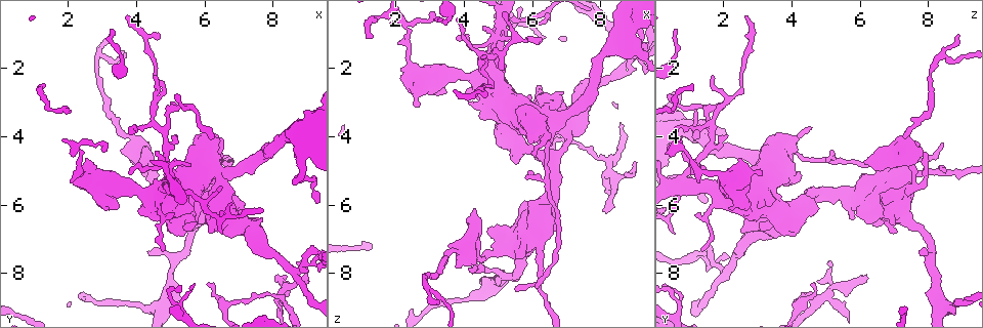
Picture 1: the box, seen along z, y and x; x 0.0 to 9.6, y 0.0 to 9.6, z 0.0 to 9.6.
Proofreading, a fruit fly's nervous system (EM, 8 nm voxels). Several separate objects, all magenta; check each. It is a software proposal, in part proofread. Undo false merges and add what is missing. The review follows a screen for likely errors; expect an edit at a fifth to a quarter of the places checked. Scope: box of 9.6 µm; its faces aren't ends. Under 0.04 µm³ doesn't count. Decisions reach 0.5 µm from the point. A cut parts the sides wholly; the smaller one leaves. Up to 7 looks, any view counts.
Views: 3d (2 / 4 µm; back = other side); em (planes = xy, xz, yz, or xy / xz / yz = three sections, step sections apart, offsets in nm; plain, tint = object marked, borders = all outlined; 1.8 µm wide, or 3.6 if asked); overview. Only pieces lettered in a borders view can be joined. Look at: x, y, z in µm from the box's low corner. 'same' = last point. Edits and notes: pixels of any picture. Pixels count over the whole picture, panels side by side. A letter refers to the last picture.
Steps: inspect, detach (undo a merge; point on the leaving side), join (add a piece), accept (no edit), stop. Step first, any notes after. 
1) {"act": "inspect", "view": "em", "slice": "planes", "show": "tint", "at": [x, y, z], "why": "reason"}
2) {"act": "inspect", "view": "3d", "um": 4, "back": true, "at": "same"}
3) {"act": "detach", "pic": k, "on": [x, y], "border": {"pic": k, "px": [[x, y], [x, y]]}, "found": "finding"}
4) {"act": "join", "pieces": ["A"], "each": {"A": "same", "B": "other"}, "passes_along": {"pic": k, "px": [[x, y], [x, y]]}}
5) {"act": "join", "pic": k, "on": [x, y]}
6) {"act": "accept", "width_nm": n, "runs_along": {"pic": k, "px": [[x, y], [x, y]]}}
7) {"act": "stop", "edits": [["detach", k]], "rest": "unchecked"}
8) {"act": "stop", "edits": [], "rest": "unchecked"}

{"act": "inspect", "view": "3d", "um": 2, "back": true, "at": [5.10, 5.45, 0.60], "why": "thin arm on a thick one"}

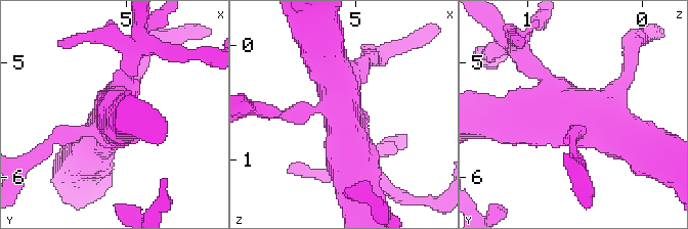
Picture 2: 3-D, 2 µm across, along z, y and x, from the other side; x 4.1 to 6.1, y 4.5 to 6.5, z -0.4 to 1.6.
{"act": "inspect", "view": "em", "slice": "planes", "show": "borders", "at": [5.10, 5.46, 0.58], "why": "now the EM"}

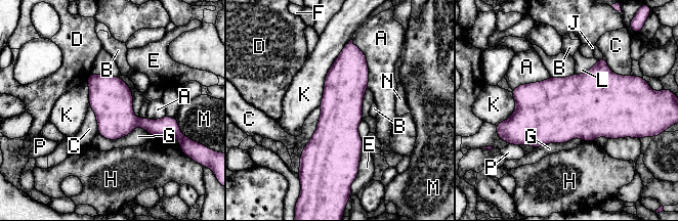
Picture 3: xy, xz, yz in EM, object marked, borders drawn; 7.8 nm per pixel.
{"act": "accept", "each": {"A": "other", "B": "other", "C": "other", "D": "other", "E": "other", "F": "other", "G": "other", "H": "other", "J": "other", "K": "other", "L": "other", "M": "other", "N": "other", "P": "other"}, "border": {"pic": 3, "px": [[320, 107], [318, 127], [299, 157]]}, "found": "one cell here"}

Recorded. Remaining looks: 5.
{"act": "inspect", "view": "em", "slice": "xz", "step": 8, "show": "tint", "at": [4.35, 4.80, 6.15], "why": "branch stops here"}

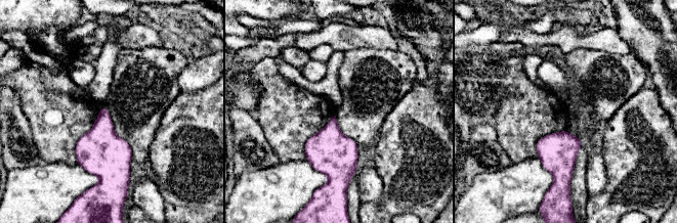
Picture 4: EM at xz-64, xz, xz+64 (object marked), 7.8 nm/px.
{"act": "inspect", "view": "em", "slice": "planes", "show": "borders", "at": "same", "why": "another direction"}

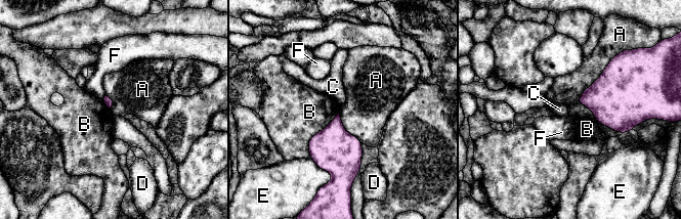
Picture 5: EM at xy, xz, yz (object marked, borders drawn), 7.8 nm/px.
{"act": "accept", "longest_contact_nm": ["A", 550], "each": {"A": "other", "B": "other", "C": "other", "D": "other", "E": "other", "F": "other"}, "border": {"pic": 5, "px": [[618, 53], [578, 100], [594, 119]]}, "found": "no lettered piece goes on from it"}

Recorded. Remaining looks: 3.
{"act": "inspect", "view": "3d", "um": 4, "at": [6.15, 4.15, 8.50], "why": "an open end"}

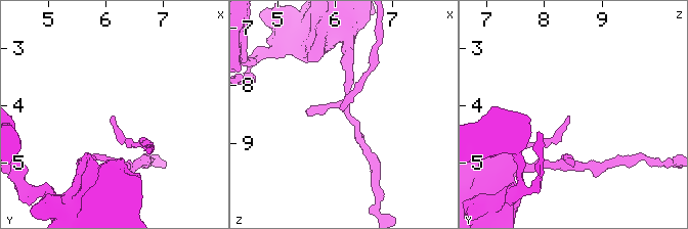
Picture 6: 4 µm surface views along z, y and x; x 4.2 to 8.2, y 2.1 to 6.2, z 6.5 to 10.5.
{"act": "inspect", "view": "em", "slice": "planes", "show": "borders", "at": [6.15, 4.20, 8.40], "why": "need the tissue"}

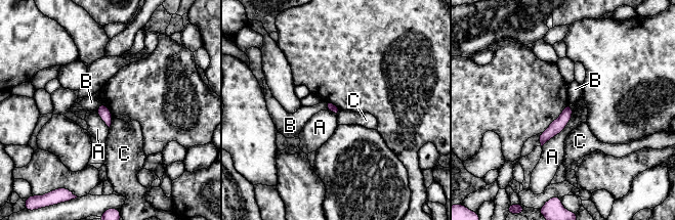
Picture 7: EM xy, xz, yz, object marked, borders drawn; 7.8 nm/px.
{"act": "accept", "each": {"A": "other", "B": "other", "C": "other"}, "runs_along": {"pic": 7, "px": [[570, 107], [565, 117], [542, 140]]}, "found": "no lettered piece goes on from it"}

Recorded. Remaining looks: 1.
{"act": "stop", "edits": [], "rest": "unchecked"}

